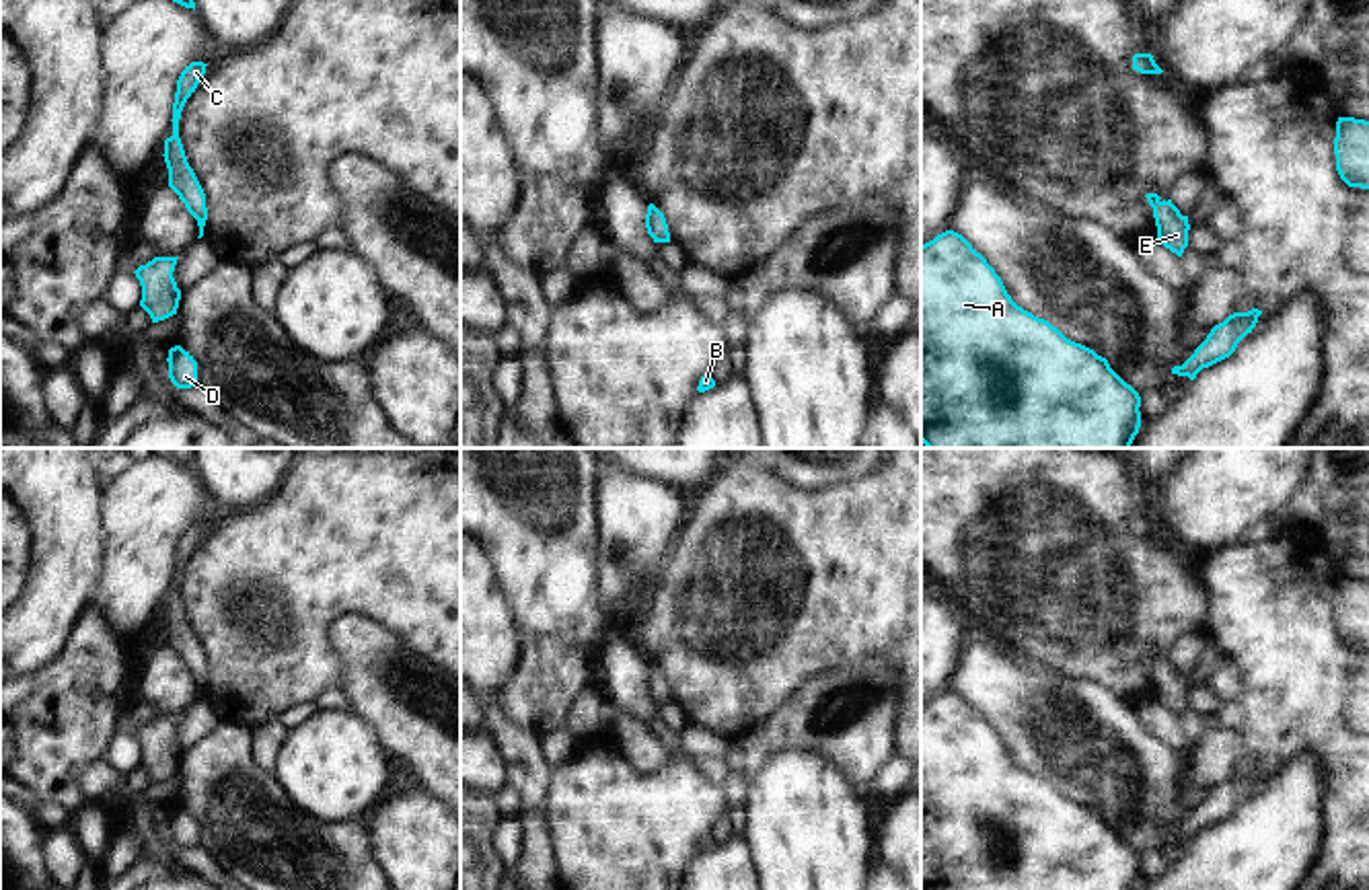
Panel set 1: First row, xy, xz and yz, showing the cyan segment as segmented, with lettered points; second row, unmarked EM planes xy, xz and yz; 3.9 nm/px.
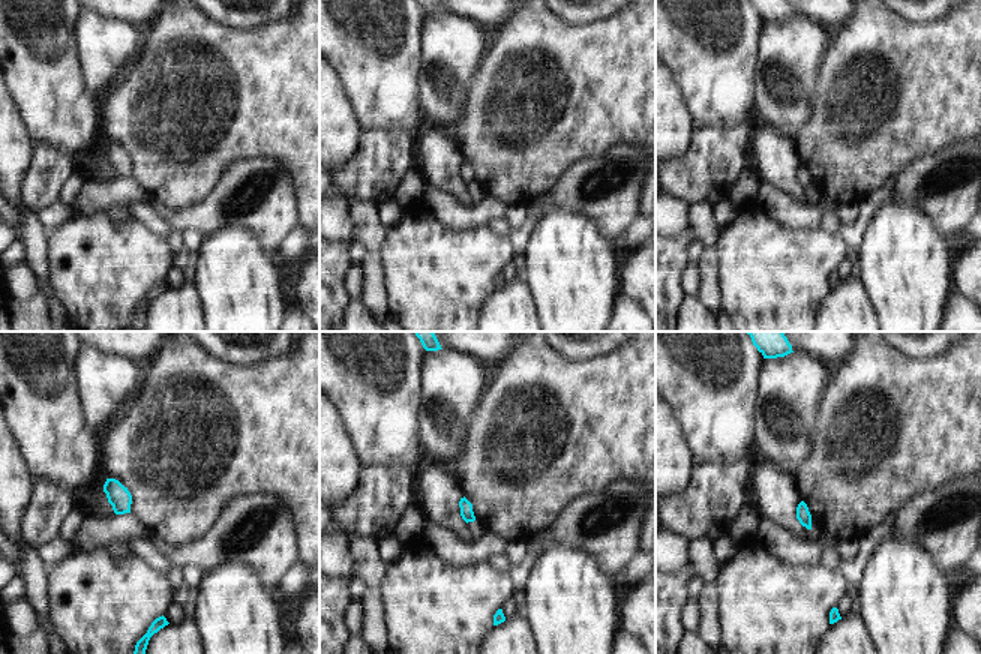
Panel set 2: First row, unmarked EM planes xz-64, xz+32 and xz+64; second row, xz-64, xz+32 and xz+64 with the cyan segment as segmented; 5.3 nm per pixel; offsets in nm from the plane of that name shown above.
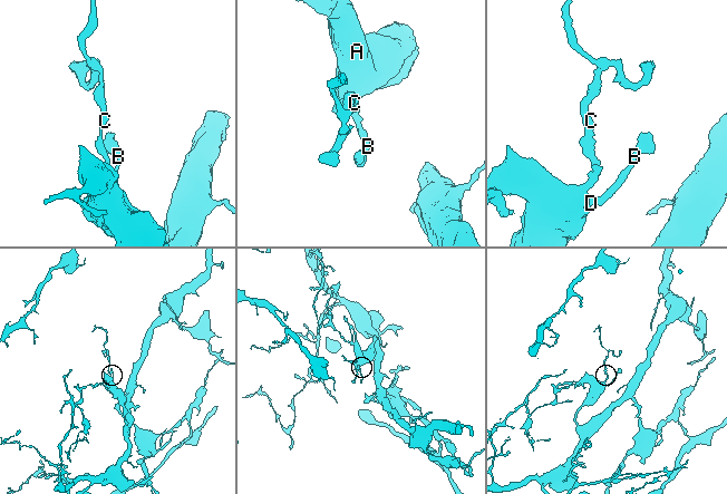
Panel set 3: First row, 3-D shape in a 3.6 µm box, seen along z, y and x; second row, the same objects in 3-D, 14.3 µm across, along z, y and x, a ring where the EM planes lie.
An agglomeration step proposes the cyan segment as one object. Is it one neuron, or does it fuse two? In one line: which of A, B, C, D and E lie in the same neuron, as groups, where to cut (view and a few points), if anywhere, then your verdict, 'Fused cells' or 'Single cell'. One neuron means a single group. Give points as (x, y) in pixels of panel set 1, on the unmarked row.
Groups: A B C D E. No split. Single cell.

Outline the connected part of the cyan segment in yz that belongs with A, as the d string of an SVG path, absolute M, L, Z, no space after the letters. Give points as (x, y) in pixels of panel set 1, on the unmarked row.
M958 693L921 705L921 890L1139 890L1141 857L1094 810L1018 767Z

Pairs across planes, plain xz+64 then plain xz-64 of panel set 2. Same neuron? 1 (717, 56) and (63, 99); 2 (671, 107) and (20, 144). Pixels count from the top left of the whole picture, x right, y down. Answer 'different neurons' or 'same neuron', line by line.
1: same neuron
2: same neuron

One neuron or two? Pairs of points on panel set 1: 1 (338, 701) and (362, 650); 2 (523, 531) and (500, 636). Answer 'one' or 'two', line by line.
1: two
2: two

